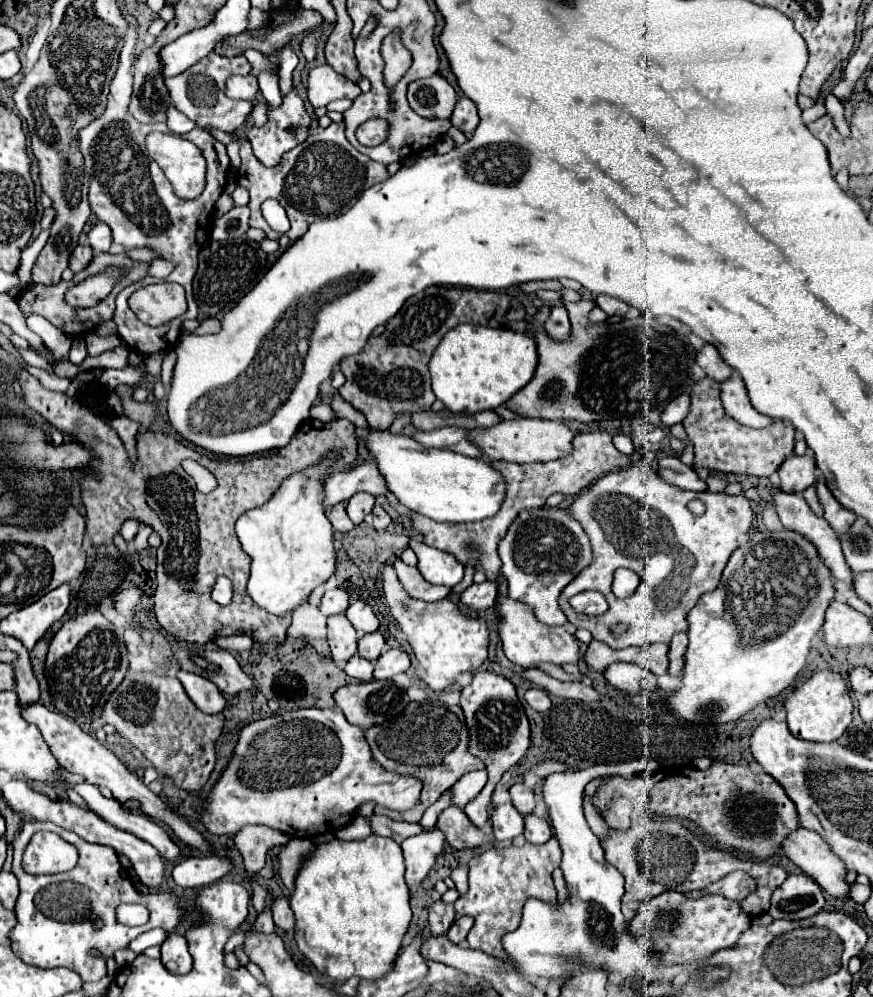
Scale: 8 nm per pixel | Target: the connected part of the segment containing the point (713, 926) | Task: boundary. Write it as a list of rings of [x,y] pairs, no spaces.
[[[663,892],[661,896],[655,896],[651,902],[643,904],[637,916],[629,922],[633,934],[647,934],[653,938],[655,946],[661,946],[661,950],[665,948],[665,958],[669,958],[669,962],[701,962],[717,950],[735,946],[749,926],[751,918],[735,900],[713,894],[693,900],[679,892]]]

